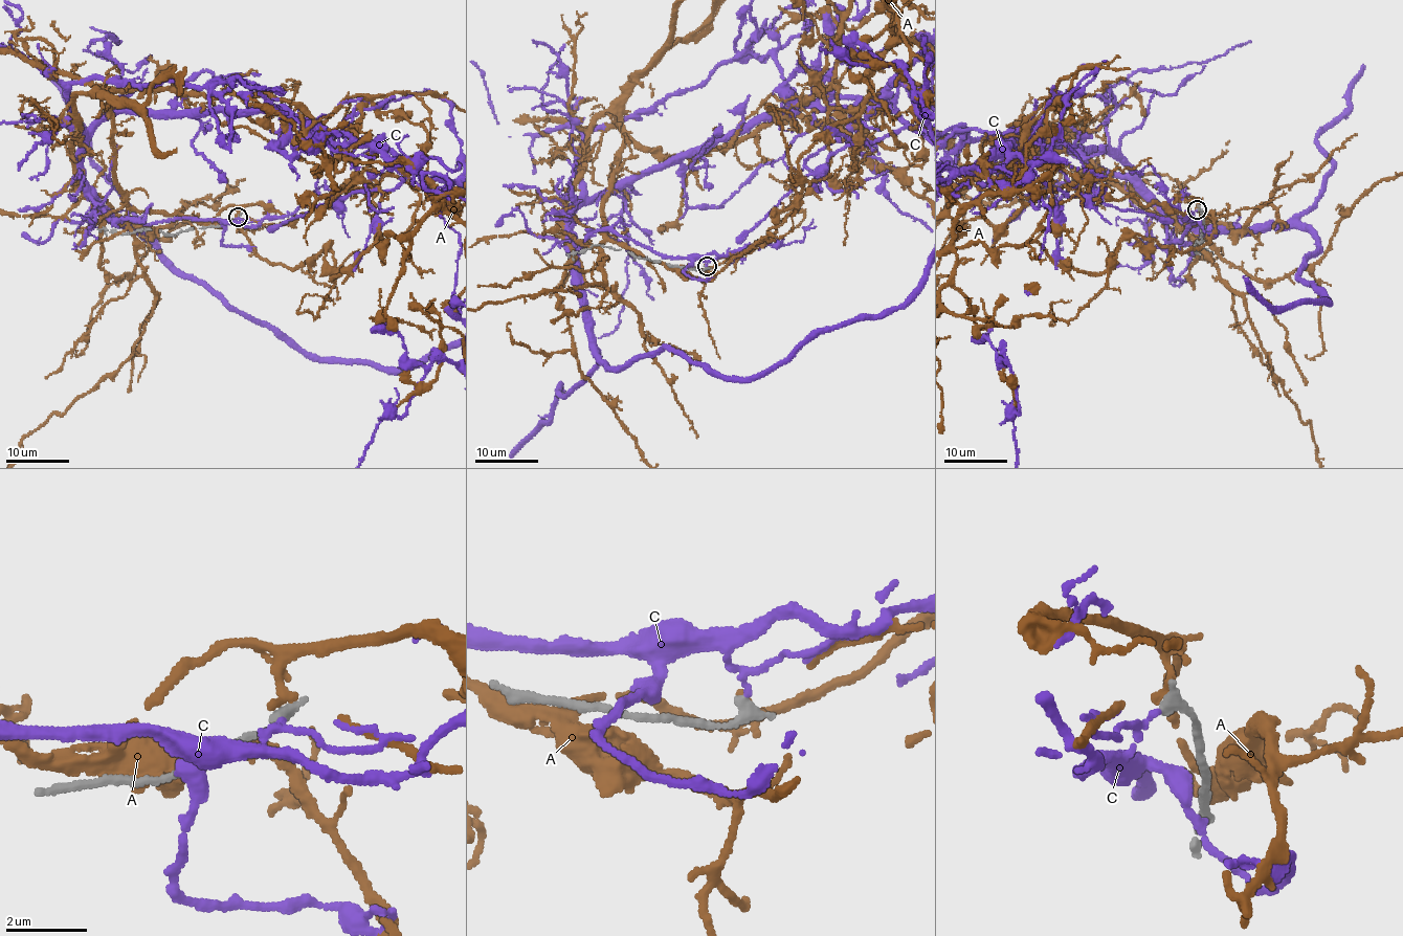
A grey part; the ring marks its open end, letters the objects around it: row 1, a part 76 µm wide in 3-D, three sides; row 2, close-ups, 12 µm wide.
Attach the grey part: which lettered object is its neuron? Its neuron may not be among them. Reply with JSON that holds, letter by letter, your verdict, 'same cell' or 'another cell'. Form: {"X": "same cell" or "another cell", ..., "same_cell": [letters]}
{"A": "another cell", "C": "another cell", "same_cell": []}

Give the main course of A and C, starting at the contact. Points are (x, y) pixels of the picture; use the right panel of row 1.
A: (1198, 207), (1199, 199), (1205, 222), (1186, 229), (1158, 219), (1063, 145), (972, 171), (940, 146)
C: (1197, 210), (1179, 242), (1296, 221), (1318, 197), (1333, 160), (1317, 133), (1349, 109)

